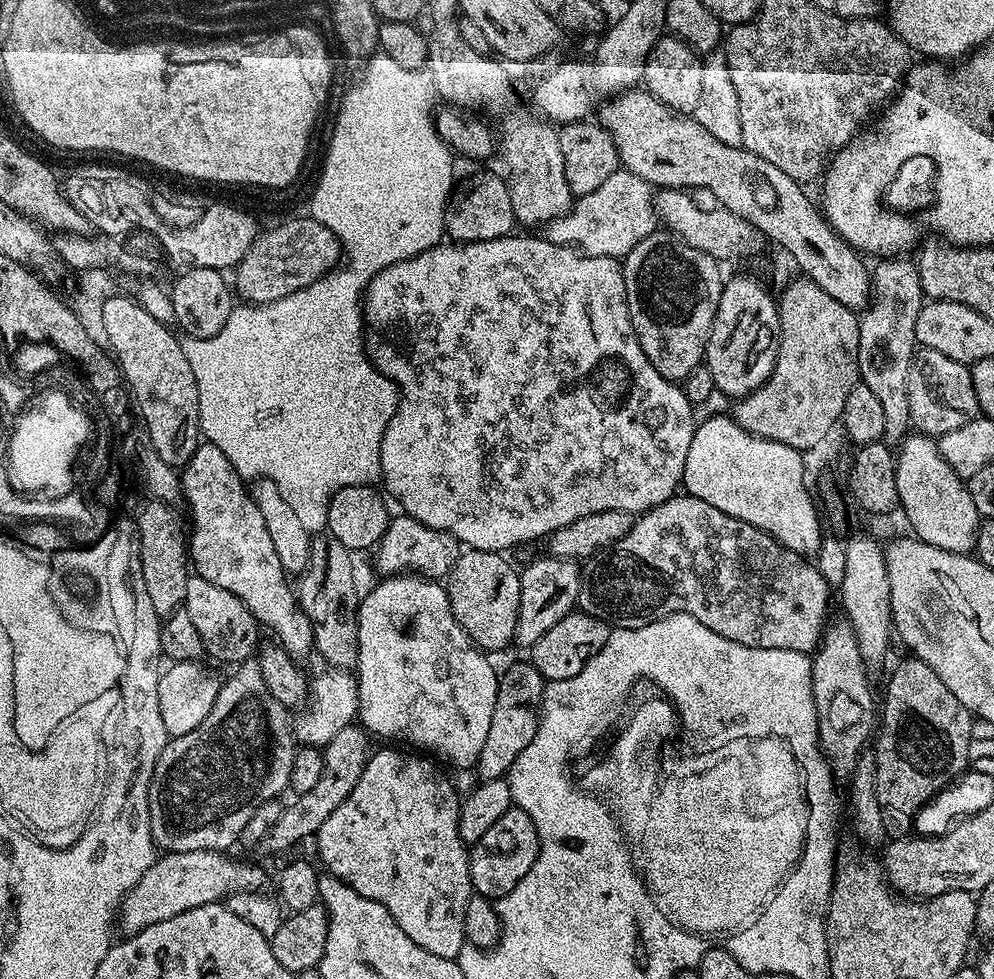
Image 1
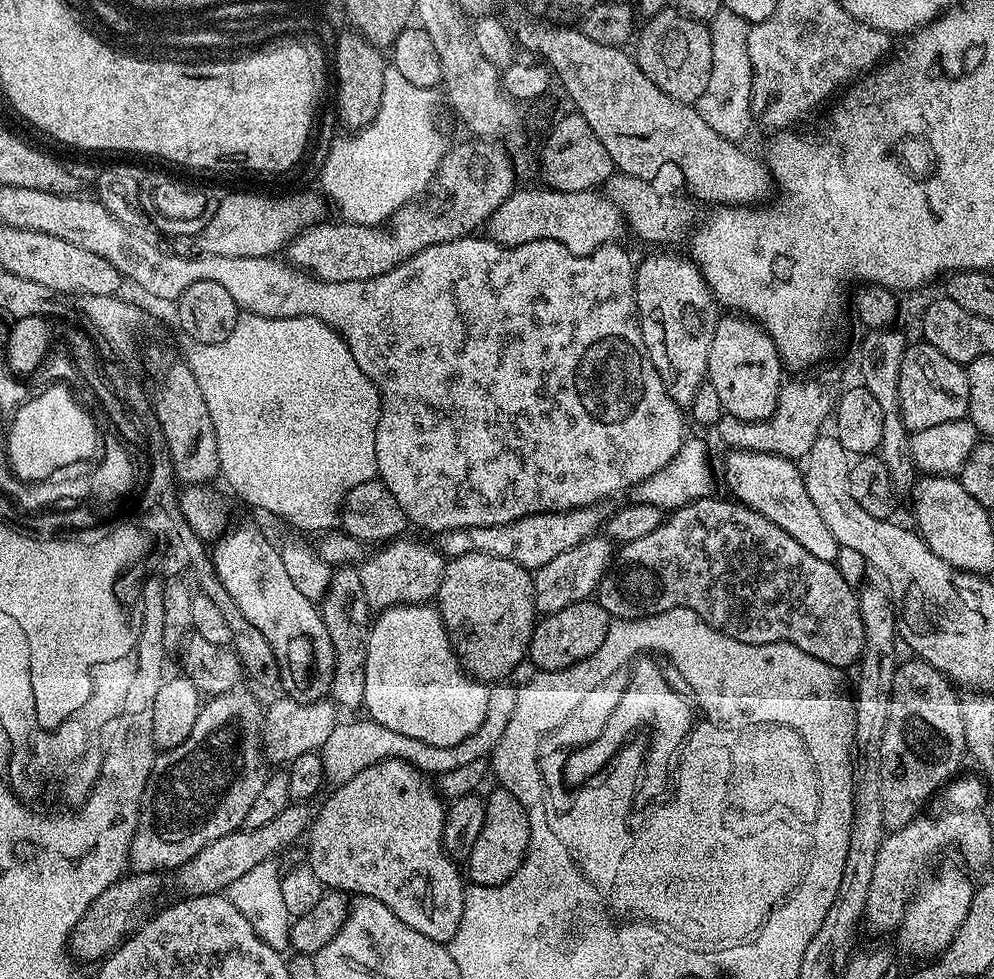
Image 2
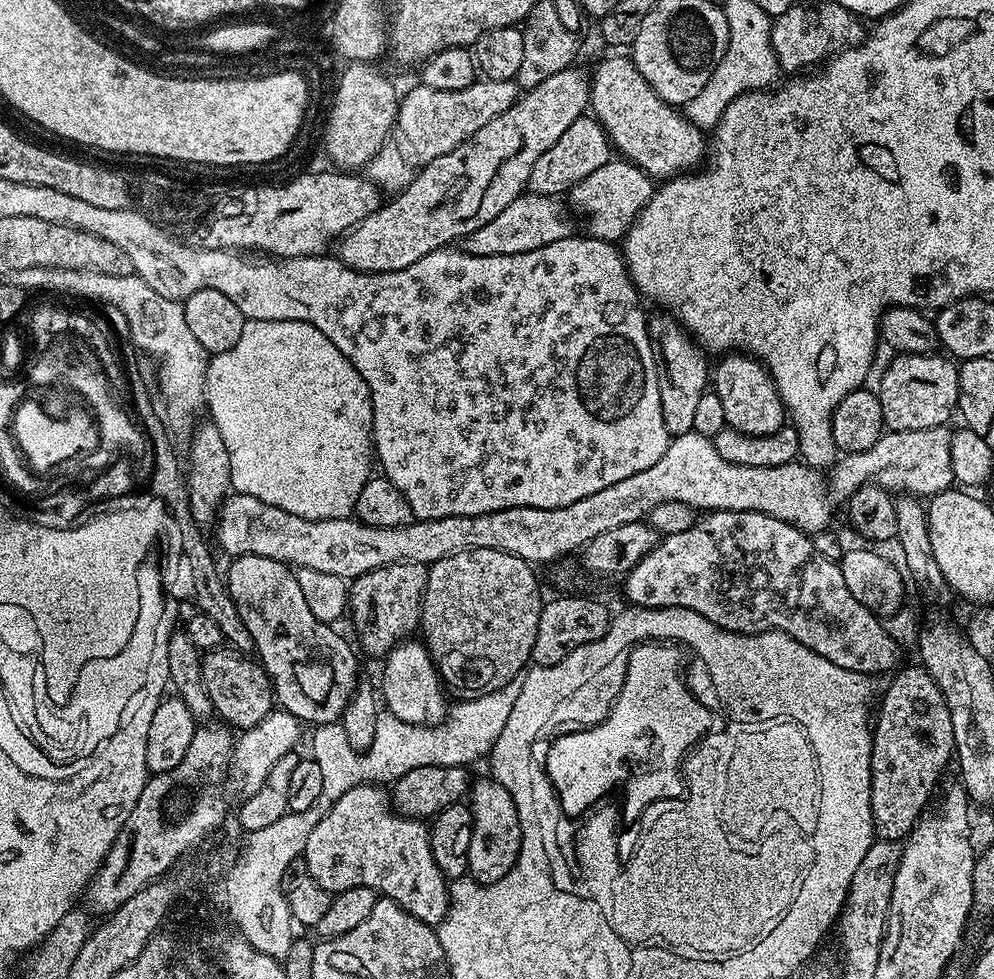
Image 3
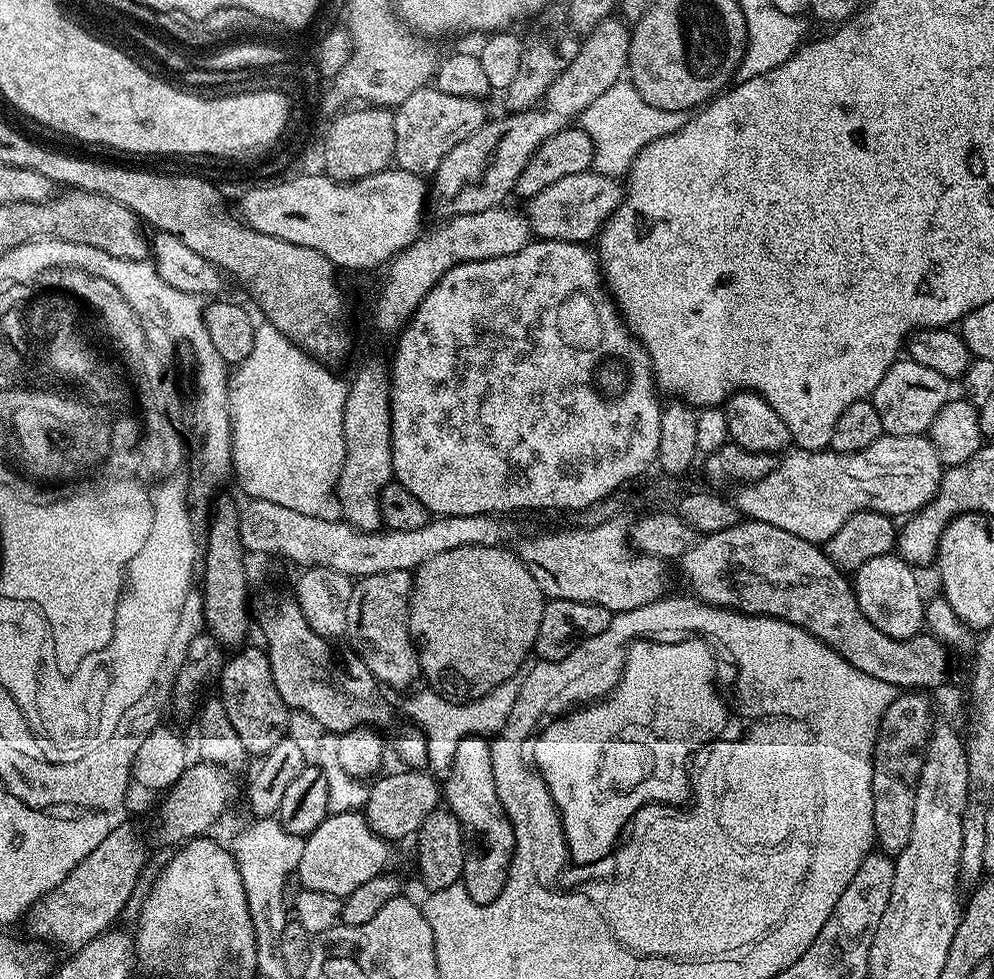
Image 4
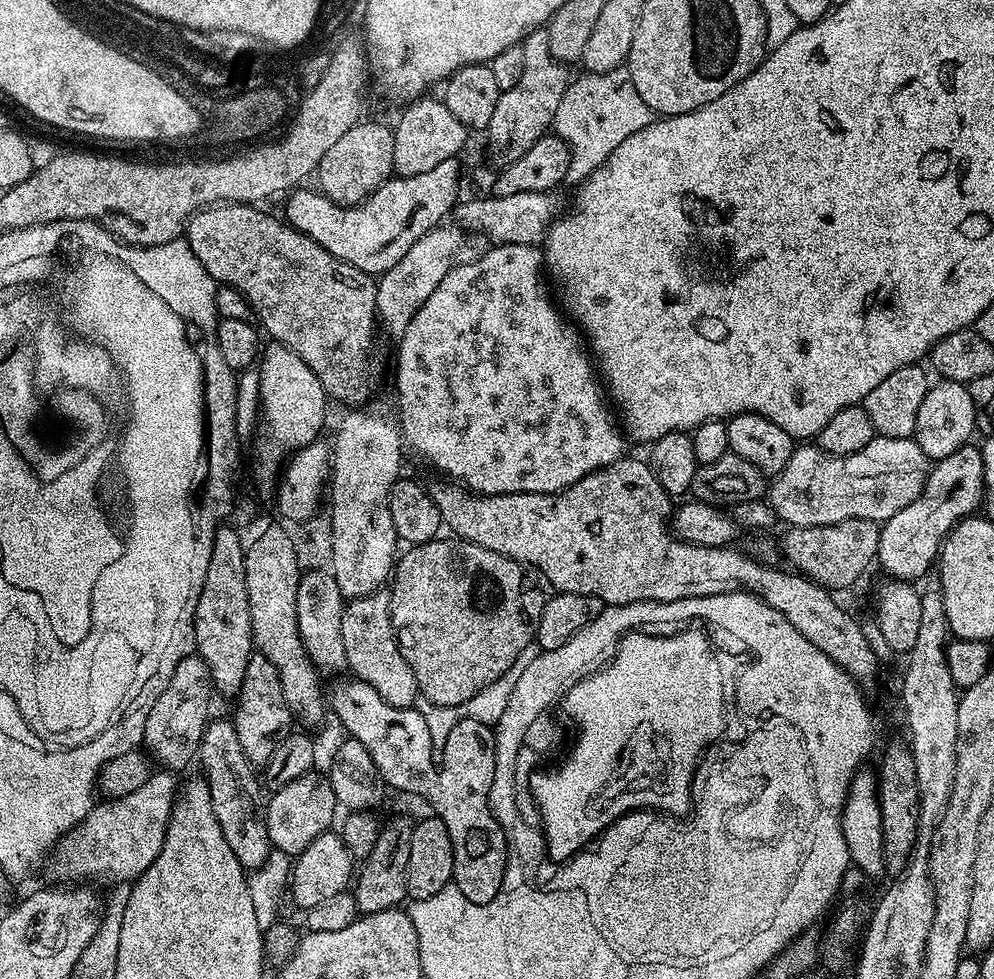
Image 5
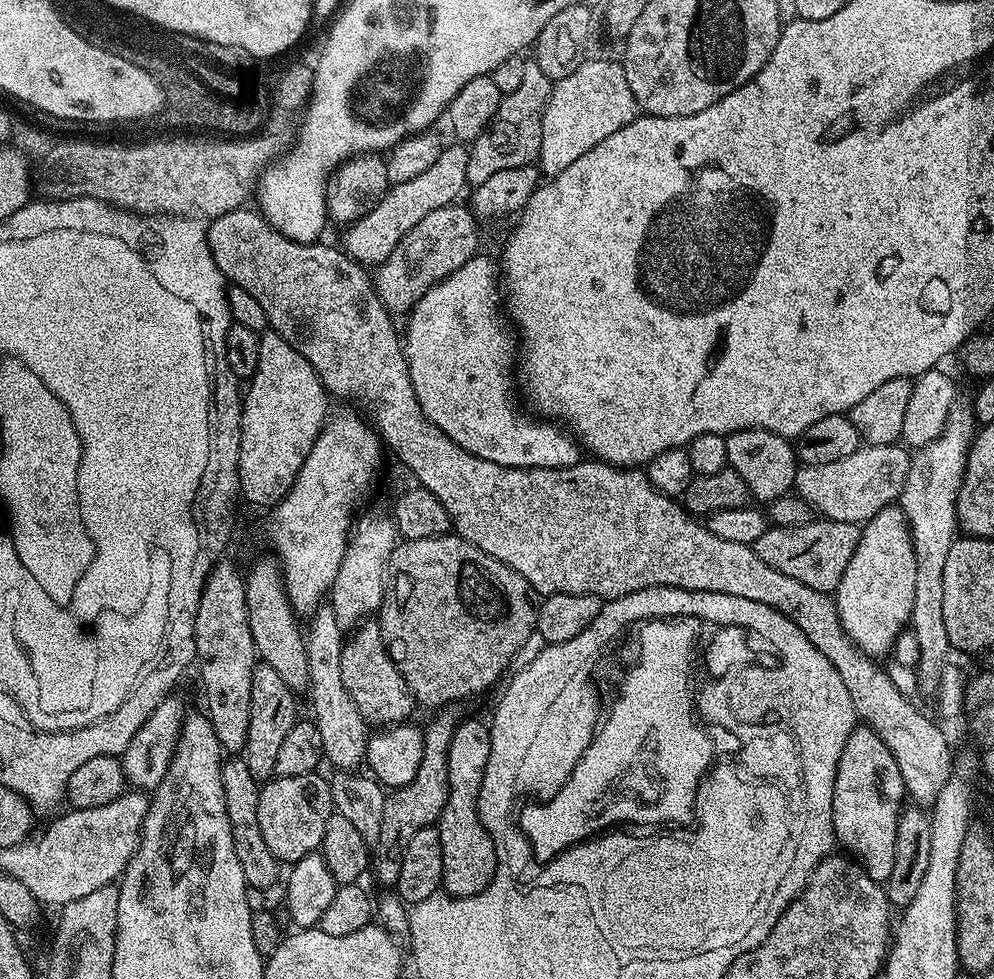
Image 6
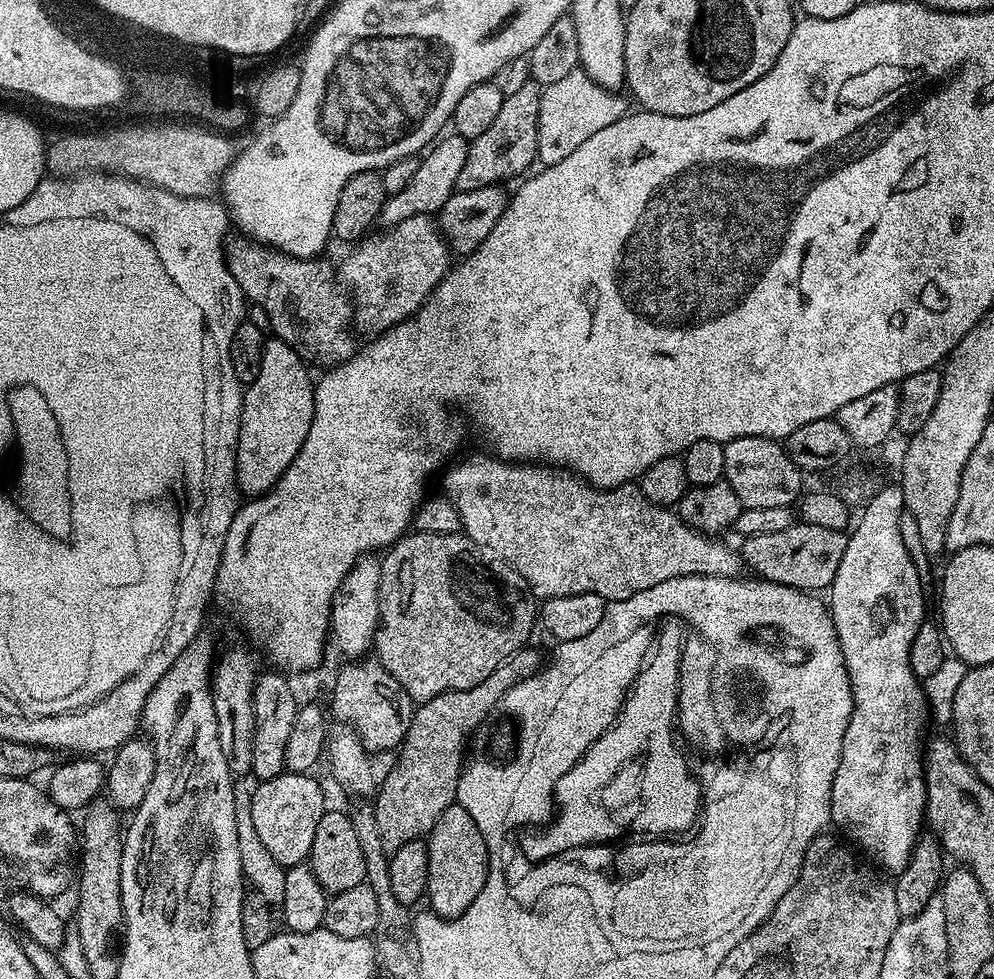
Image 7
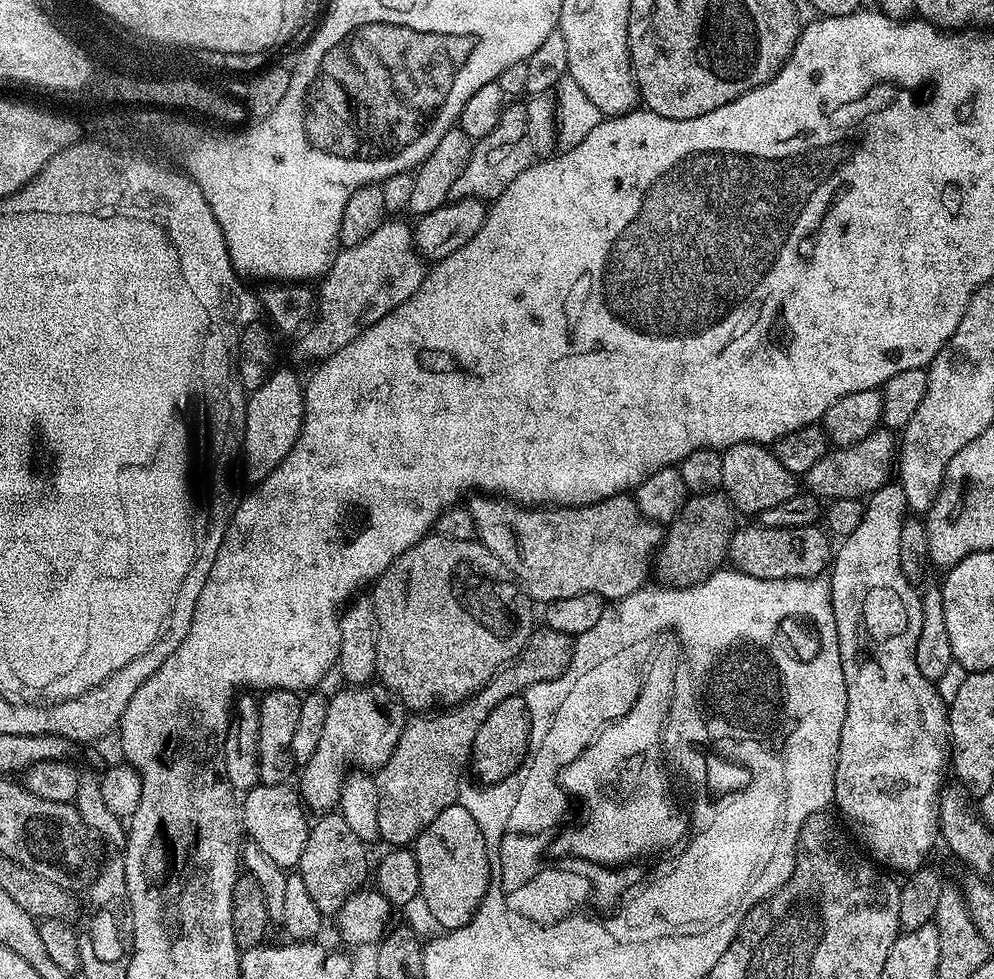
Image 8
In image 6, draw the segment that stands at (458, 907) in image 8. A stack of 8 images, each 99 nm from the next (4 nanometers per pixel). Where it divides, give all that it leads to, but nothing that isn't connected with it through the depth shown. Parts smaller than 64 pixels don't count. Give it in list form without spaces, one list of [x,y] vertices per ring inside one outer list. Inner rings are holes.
[[[461,719],[456,726],[456,733],[448,751],[448,801],[442,810],[438,827],[442,838],[442,885],[443,891],[455,898],[473,896],[490,881],[497,879],[496,856],[498,849],[490,829],[482,826],[478,818],[476,799],[482,786],[484,767],[490,758],[489,725],[480,720]]]

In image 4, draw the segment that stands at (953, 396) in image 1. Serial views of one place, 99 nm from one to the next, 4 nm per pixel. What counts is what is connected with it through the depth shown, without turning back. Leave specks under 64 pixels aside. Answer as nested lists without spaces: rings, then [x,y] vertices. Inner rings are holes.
[[[897,358],[886,370],[882,382],[872,391],[871,402],[878,410],[885,433],[889,436],[923,436],[931,429],[938,410],[950,399],[950,382],[938,370],[929,370],[918,362],[907,358]]]

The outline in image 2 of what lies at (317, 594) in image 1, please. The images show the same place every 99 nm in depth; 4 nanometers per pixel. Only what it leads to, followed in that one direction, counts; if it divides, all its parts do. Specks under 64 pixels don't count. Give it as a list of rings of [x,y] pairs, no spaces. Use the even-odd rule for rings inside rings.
[[[352,566],[337,567],[332,573],[332,581],[324,599],[319,601],[318,607],[322,622],[326,622],[326,634],[330,634],[330,642],[334,648],[331,699],[341,709],[363,709],[366,694],[366,642],[370,627],[370,609],[366,602],[366,590],[362,590],[359,571]]]

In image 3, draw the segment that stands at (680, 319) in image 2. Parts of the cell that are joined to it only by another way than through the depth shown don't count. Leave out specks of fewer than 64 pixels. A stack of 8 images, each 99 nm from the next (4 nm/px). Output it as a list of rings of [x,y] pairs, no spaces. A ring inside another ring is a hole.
[[[664,316],[651,321],[650,332],[653,337],[658,338],[658,360],[662,365],[659,369],[662,420],[666,422],[669,437],[673,437],[692,431],[698,398],[710,384],[710,364],[708,368],[709,357],[705,349],[675,319]]]

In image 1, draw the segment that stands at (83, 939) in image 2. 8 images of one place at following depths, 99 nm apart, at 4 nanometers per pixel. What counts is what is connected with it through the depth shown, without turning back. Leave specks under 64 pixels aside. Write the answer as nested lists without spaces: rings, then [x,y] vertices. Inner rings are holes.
[[[186,850],[164,852],[136,885],[124,896],[118,913],[118,928],[124,936],[133,936],[154,922],[166,922],[174,914],[194,910],[198,906],[221,903],[239,892],[257,892],[264,888],[264,872],[256,864],[231,860],[224,852]]]

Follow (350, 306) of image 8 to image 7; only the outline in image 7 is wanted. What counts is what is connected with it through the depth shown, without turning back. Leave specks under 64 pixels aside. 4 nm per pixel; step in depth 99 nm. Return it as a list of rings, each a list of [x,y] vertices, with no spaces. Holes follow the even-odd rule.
[[[415,216],[414,218],[406,218],[406,222],[401,224],[391,225],[381,236],[377,234],[369,235],[367,238],[361,239],[359,243],[355,245],[356,248],[348,257],[344,260],[344,265],[339,265],[338,276],[342,281],[343,287],[350,290],[350,299],[354,305],[354,324],[355,327],[360,328],[373,328],[373,333],[379,334],[384,331],[385,328],[393,328],[395,324],[401,324],[402,321],[408,319],[416,313],[424,303],[427,302],[432,291],[436,289],[439,284],[444,280],[444,275],[448,272],[448,269],[452,267],[454,263],[453,253],[450,251],[450,245],[443,232],[440,231],[437,221],[432,216]]]

